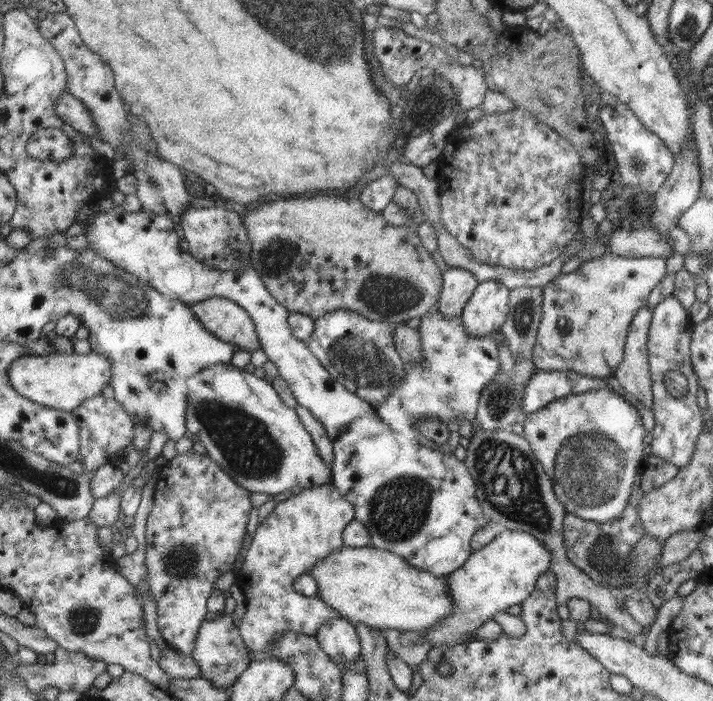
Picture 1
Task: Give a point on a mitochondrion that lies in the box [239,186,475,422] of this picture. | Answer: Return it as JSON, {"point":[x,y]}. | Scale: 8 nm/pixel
{"point":[358,360]}

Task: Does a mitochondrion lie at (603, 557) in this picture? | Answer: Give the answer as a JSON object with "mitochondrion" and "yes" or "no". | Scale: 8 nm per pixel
{"mitochondrion":"yes"}

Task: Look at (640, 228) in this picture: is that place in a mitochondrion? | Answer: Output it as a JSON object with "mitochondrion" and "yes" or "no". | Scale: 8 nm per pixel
{"mitochondrion":"no"}

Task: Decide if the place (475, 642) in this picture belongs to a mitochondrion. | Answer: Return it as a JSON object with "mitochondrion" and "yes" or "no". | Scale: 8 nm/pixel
{"mitochondrion":"no"}

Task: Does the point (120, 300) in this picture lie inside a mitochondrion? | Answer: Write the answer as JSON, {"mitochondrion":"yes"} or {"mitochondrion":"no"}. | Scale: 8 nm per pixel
{"mitochondrion":"yes"}

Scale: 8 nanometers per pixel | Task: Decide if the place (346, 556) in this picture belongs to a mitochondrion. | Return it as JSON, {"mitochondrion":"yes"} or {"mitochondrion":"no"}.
{"mitochondrion":"no"}

